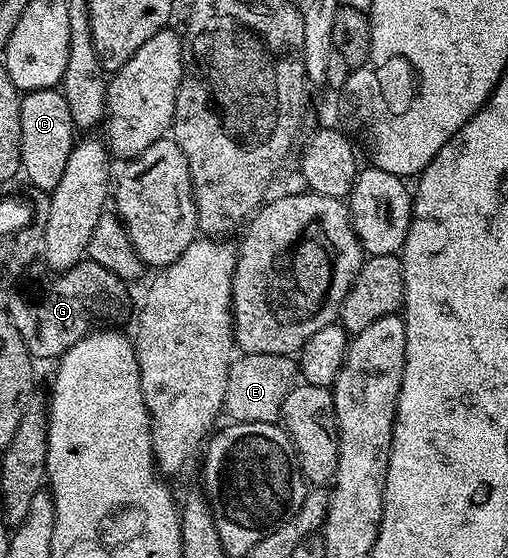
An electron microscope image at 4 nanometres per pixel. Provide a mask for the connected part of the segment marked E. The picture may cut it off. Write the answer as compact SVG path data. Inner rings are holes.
M244 355L232 358L229 377L225 381L223 411L228 420L236 423L279 423L283 413L283 402L297 383L297 363L289 355Z

